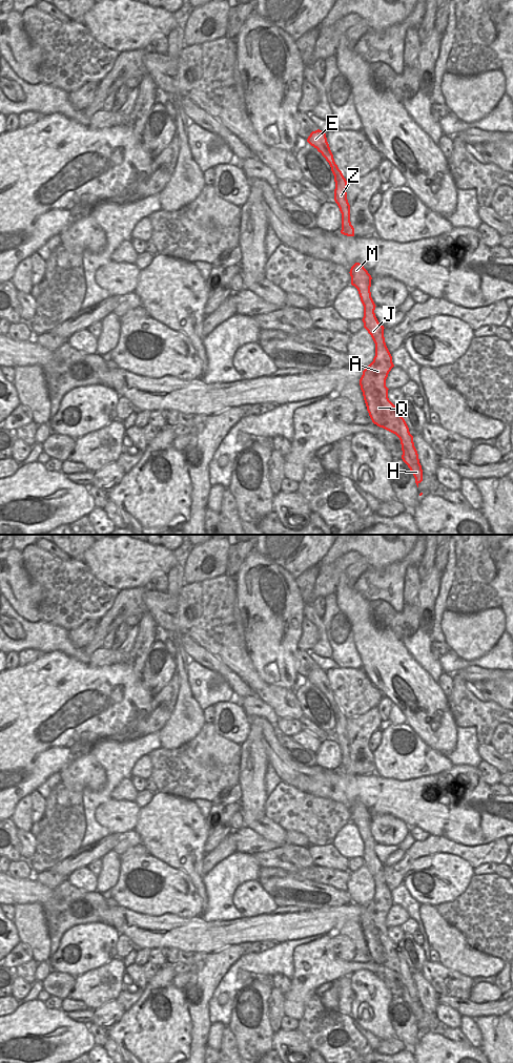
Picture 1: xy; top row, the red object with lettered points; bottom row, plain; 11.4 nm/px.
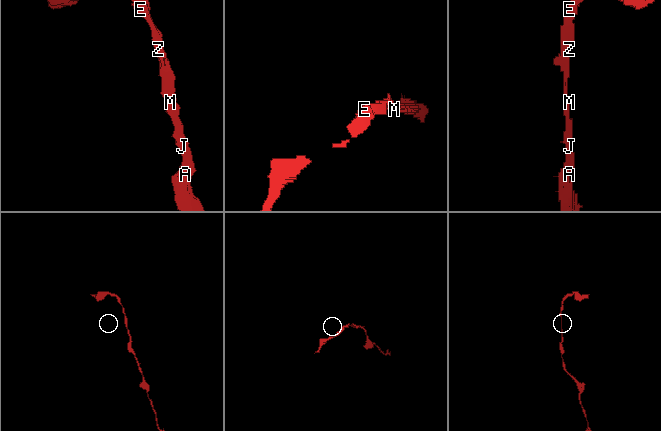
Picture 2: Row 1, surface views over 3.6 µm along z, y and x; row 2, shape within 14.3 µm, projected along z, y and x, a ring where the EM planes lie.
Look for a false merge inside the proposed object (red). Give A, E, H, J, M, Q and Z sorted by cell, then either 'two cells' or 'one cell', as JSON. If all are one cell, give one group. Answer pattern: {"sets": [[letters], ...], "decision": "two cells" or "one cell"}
{"sets": [["A", "E", "H", "J", "M", "Q", "Z"]], "decision": "one cell"}

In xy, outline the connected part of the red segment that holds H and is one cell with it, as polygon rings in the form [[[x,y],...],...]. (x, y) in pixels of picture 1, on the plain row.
[[[355,800],[350,807],[351,822],[360,832],[364,843],[364,866],[371,873],[375,881],[375,894],[373,899],[363,909],[360,917],[361,927],[369,954],[374,962],[395,972],[402,982],[402,997],[412,1009],[415,1021],[423,1019],[423,1007],[418,992],[414,984],[413,974],[402,955],[398,946],[388,936],[386,917],[394,904],[392,894],[386,883],[384,863],[382,863],[374,851],[375,841],[371,835],[371,813],[360,800]]]

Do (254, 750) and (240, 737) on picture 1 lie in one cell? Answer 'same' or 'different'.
different

